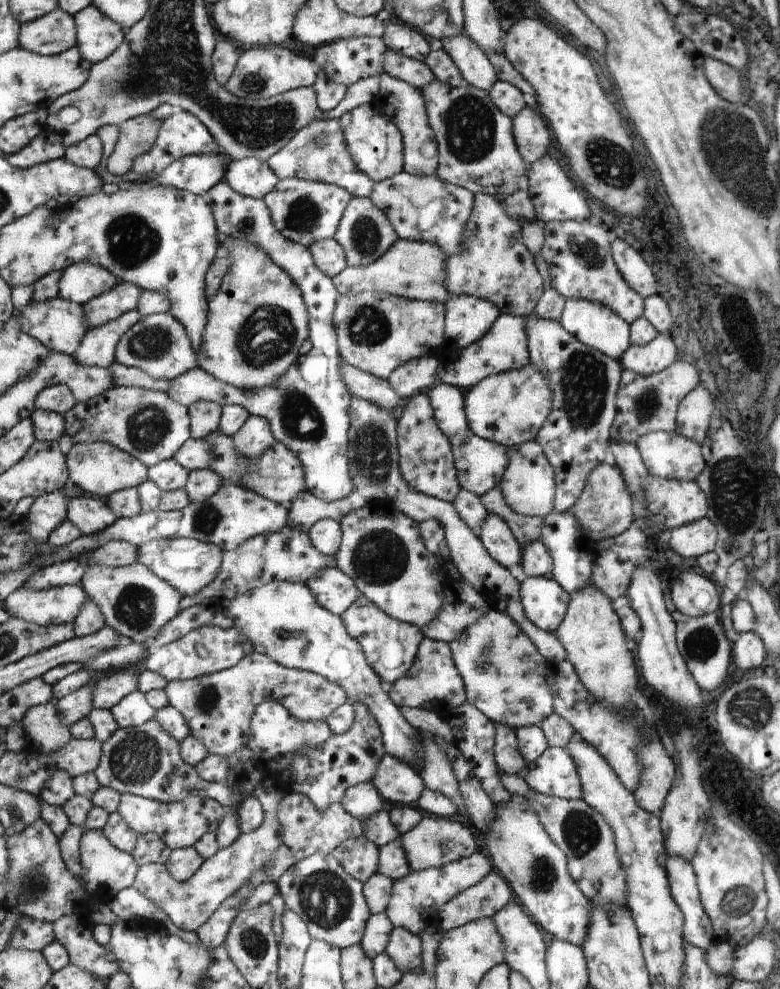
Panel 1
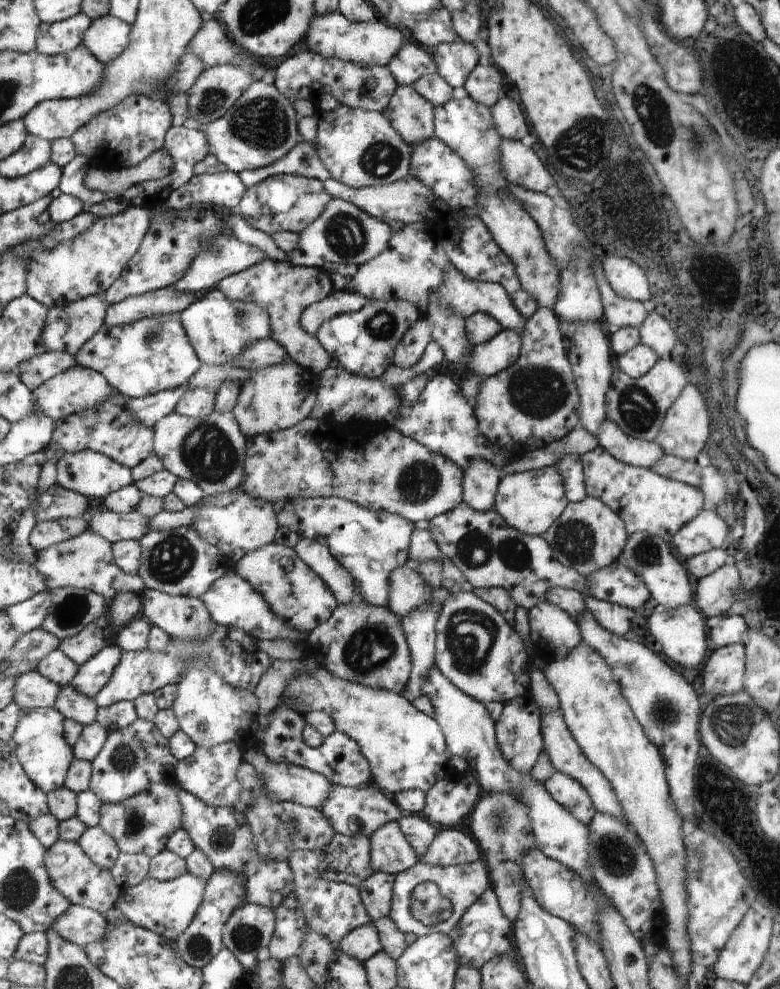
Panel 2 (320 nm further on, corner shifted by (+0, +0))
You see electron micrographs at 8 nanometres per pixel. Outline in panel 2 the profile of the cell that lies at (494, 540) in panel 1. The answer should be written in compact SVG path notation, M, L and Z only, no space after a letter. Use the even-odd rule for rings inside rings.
M472 460L464 470L464 502L477 511L492 509L501 477L500 469L489 460Z

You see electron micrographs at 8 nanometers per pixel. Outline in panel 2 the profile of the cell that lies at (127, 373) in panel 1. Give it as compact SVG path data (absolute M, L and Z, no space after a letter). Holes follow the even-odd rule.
M47 350L45 353L23 362L19 369L21 369L21 379L34 392L49 378L76 365L78 365L77 360L71 354Z

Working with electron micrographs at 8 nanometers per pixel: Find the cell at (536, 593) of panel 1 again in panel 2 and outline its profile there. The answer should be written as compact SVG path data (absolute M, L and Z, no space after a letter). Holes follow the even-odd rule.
M546 600L540 601L529 610L529 630L535 652L540 653L550 663L564 659L582 641L579 624L564 609Z

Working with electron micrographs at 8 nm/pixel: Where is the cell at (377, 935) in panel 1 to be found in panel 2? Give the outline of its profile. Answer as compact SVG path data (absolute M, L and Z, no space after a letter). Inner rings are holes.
M368 921L365 925L359 926L339 940L336 950L357 958L363 964L372 959L377 952L384 950L380 941L380 934L375 924Z

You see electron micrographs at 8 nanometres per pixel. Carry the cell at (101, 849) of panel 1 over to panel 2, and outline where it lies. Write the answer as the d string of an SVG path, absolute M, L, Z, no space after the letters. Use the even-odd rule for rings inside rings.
M58 839L52 847L46 849L46 870L52 886L67 898L72 905L94 909L103 917L114 906L122 890L114 882L109 870L102 870L92 862L77 842Z

